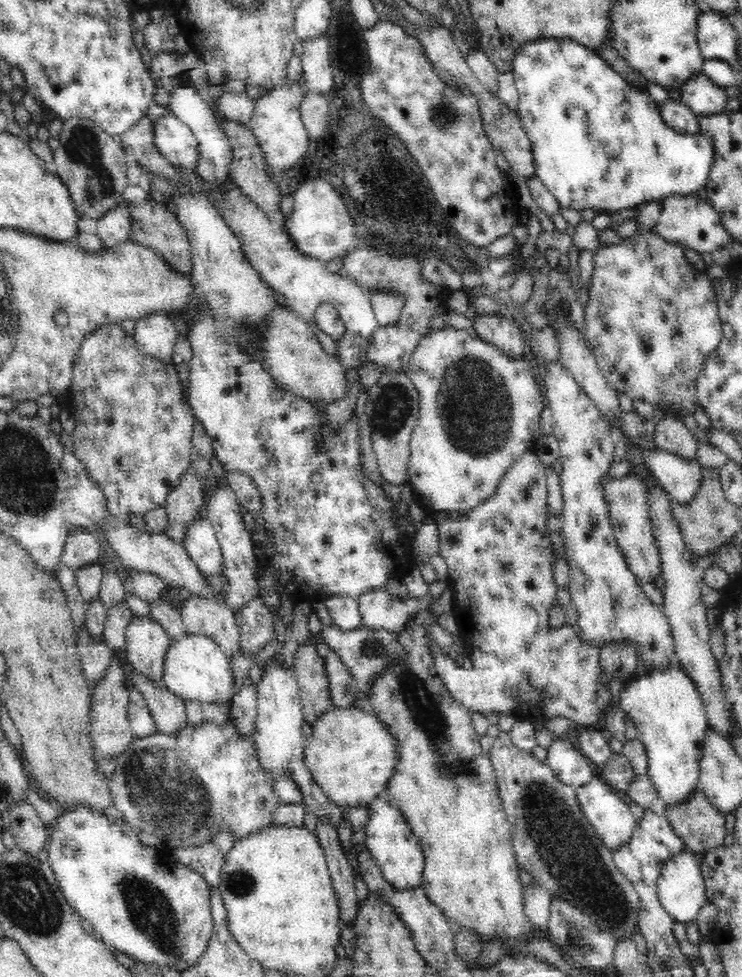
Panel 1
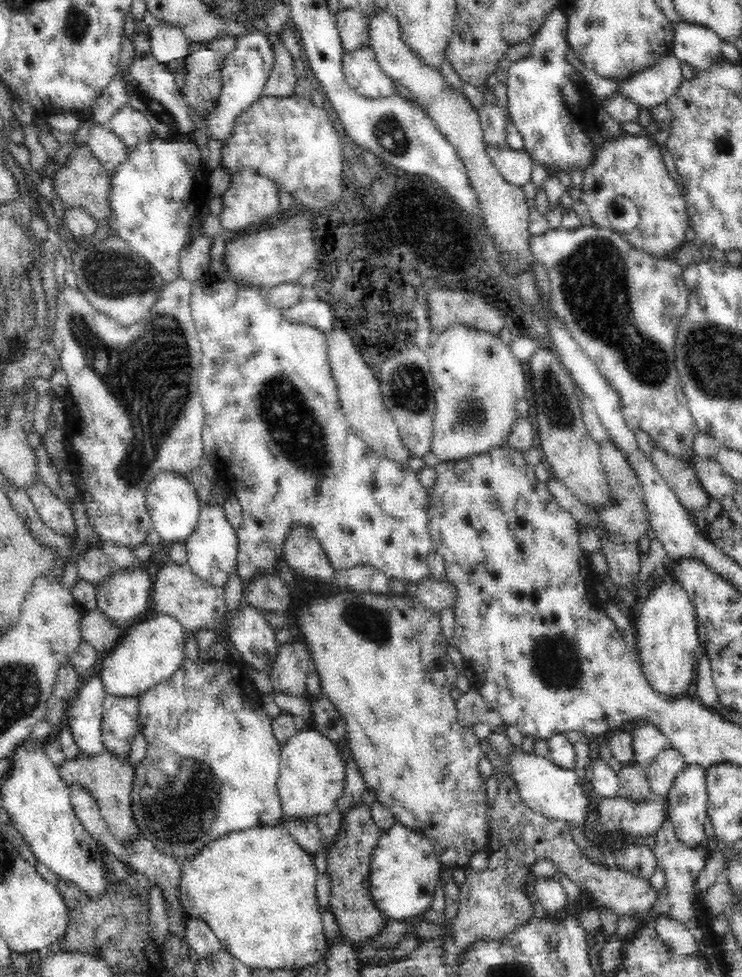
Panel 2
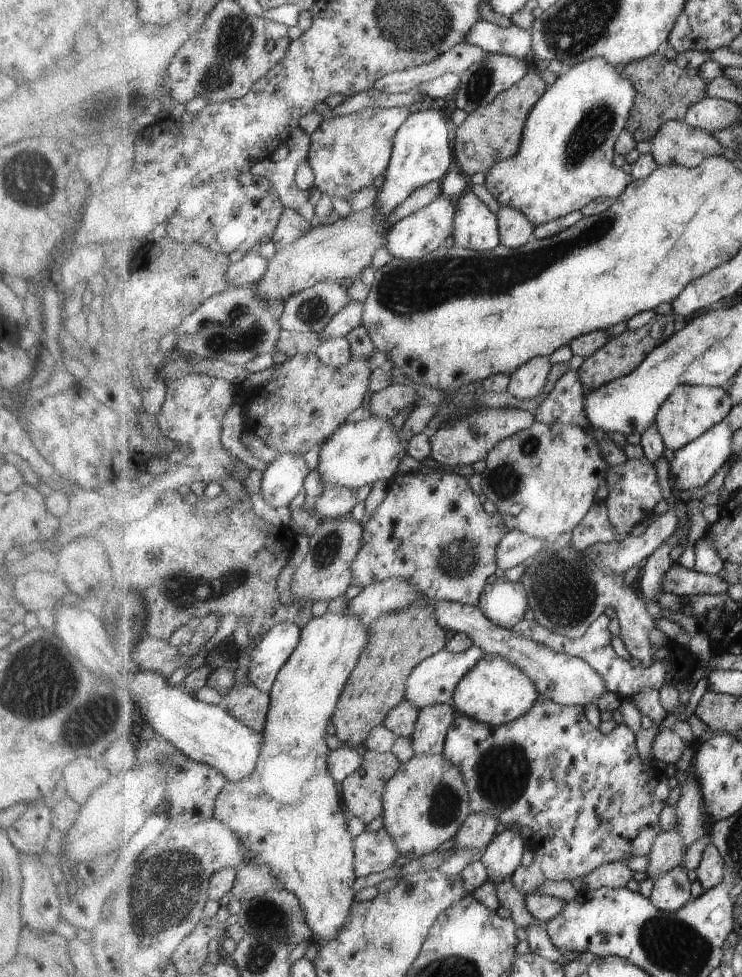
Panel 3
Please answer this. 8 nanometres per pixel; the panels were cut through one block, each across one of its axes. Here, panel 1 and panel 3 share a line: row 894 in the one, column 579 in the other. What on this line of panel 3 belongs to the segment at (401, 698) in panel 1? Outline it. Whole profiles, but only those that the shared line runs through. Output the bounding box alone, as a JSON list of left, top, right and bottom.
[483,421,609,538]

